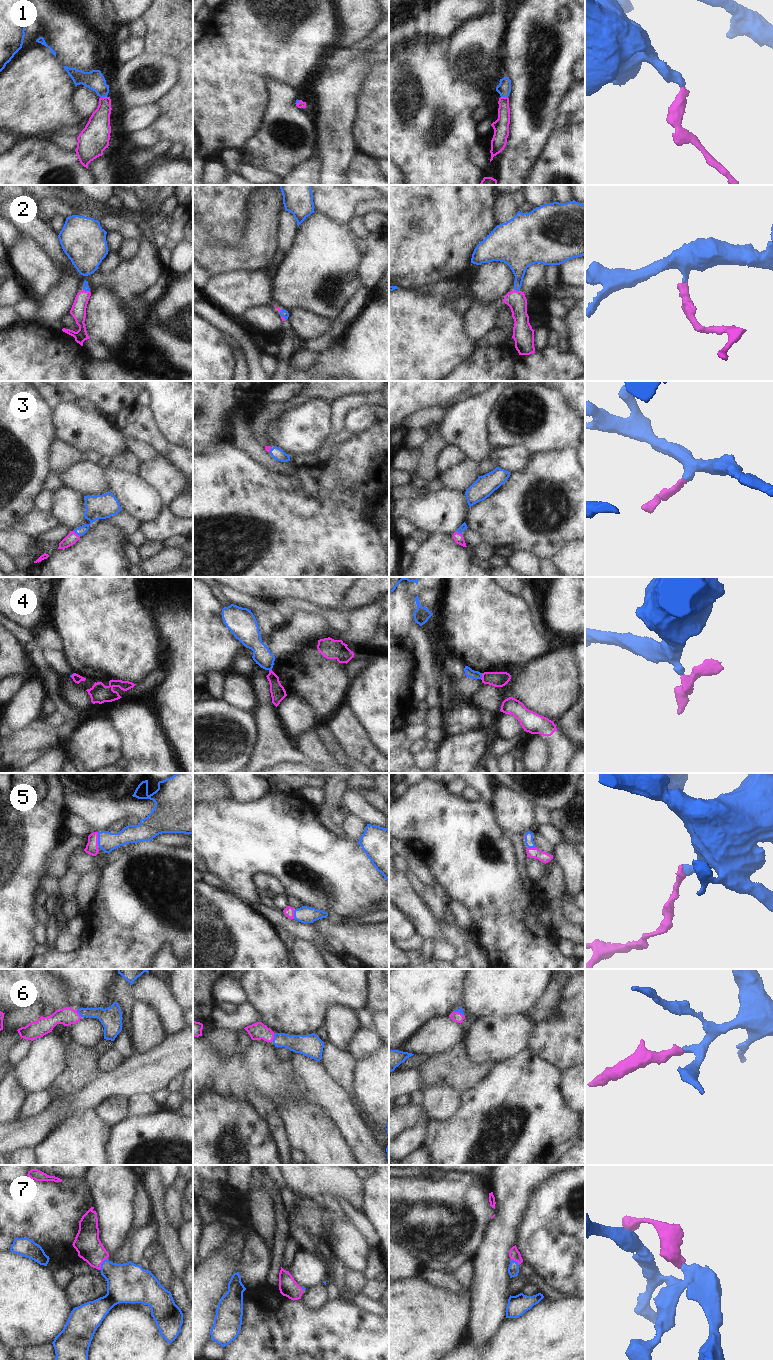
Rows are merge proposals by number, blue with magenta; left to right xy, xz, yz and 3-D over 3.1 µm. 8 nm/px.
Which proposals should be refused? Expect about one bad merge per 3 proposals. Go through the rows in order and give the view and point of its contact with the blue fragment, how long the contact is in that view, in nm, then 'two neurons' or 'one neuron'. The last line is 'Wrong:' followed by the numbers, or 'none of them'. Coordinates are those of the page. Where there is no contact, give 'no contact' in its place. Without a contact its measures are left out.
1: meets blue in xy at (103, 96); contact 60 nm long; one neuron
2: meets blue in yz at (516, 290); contact 40 nm long; one neuron
3: meets blue in xy at (76, 533); contact 70 nm long; one neuron
4: meets blue in yz at (481, 676); contact 50 nm long; two neurons
5: meets blue in xy at (98, 839); contact 100 nm long; one neuron
6: meets blue in xz at (274, 1037); contact 80 nm long; one neuron
7: meets blue in xy at (101, 1264); contact 110 nm long; one neuron
Wrong: 4

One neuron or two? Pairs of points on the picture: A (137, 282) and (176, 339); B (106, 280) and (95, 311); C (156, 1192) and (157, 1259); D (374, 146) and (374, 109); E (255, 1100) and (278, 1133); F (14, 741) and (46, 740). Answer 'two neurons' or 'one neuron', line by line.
A: two neurons
B: two neurons
C: two neurons
D: one neuron
E: one neuron
F: one neuron

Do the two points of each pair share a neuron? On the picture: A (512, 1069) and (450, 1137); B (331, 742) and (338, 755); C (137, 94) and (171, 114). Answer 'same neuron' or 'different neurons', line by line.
A: same neuron
B: same neuron
C: different neurons

